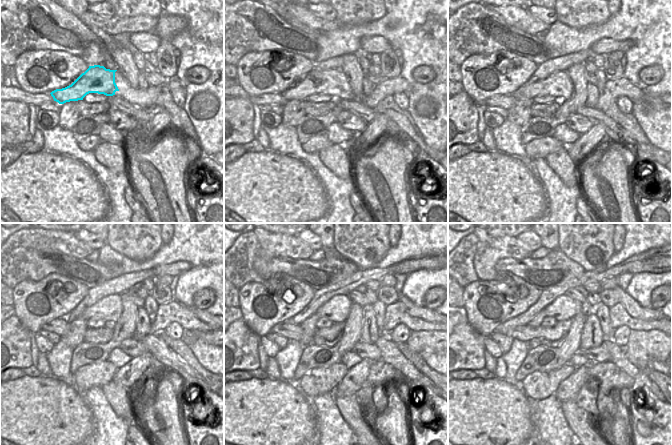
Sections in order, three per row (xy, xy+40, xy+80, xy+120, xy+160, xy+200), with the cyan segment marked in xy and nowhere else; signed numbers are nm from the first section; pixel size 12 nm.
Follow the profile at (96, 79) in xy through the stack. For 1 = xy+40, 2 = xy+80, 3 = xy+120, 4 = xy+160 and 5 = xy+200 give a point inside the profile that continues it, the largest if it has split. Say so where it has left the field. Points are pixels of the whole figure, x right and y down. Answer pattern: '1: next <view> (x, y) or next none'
1: next xy+40 (317, 81)
2: next xy+80 (553, 85)
3: next xy+120 (105, 308)
4: next xy+160 (337, 309)
5: next xy+200 (563, 308)

